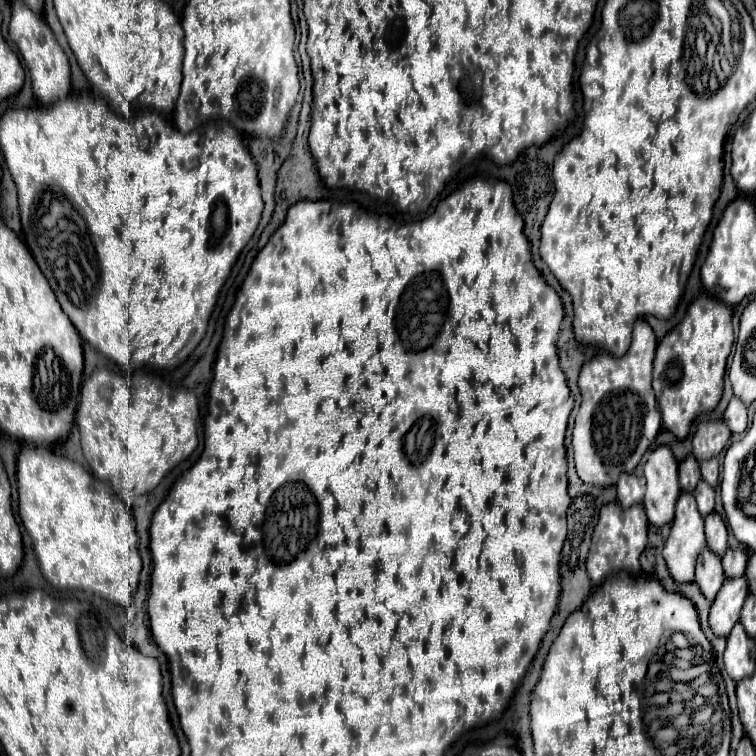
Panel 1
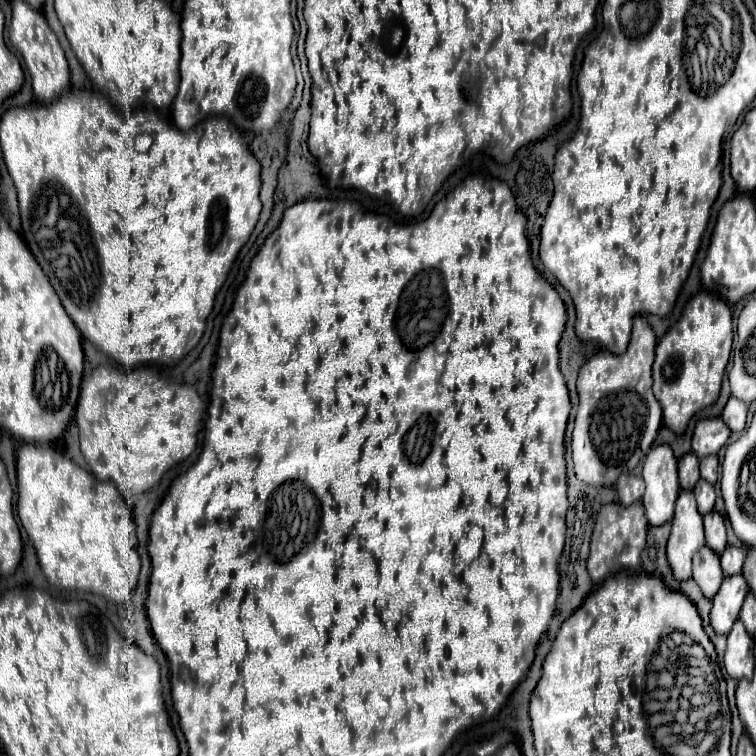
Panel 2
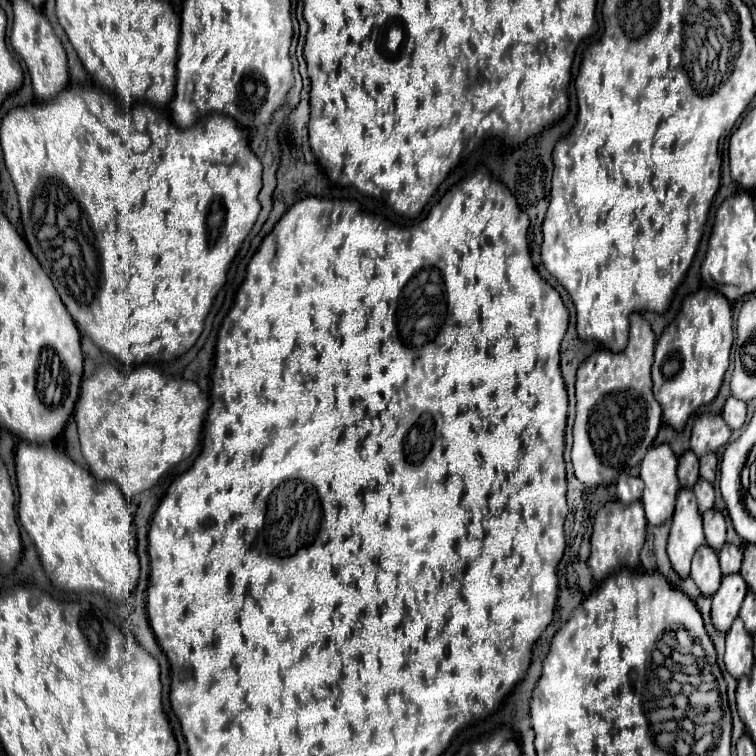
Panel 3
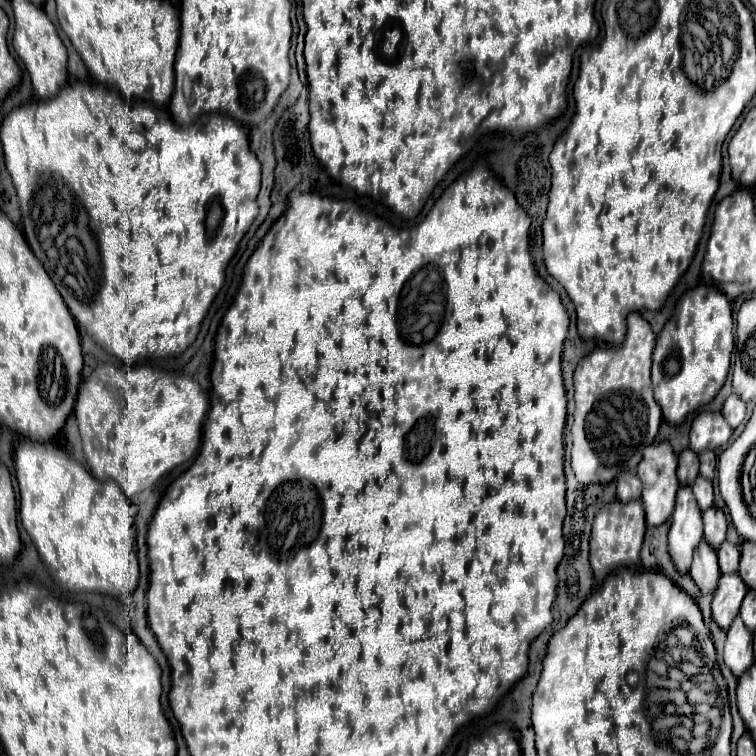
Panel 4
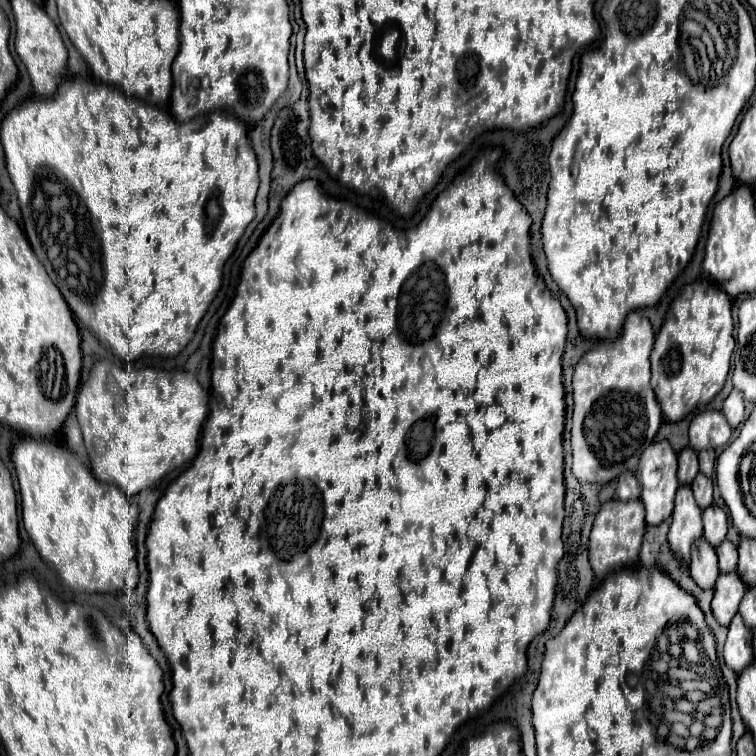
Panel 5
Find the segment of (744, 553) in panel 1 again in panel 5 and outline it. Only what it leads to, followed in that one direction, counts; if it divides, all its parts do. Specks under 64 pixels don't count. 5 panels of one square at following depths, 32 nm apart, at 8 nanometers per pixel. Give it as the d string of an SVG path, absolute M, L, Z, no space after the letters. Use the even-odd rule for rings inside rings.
M724 540L724 542L716 548L716 554L718 554L720 572L734 572L734 570L736 570L736 562L738 562L736 544L732 544L730 540Z

